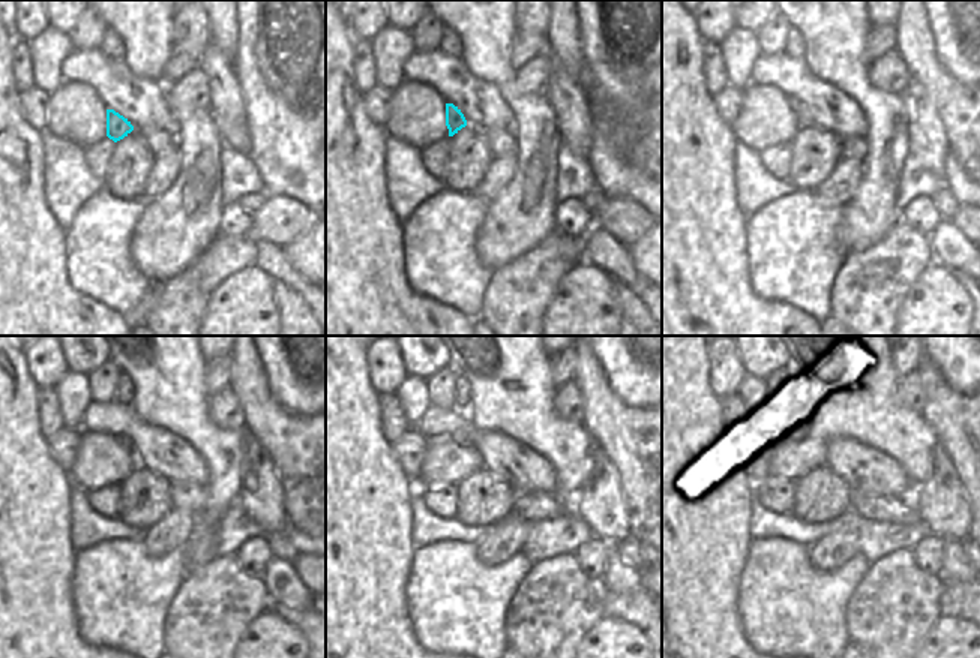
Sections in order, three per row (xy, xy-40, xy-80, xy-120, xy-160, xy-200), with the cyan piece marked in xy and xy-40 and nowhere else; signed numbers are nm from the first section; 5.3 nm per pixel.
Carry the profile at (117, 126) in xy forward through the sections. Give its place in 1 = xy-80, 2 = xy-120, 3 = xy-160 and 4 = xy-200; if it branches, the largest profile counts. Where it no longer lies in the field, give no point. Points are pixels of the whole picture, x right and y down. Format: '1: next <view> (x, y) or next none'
1: next xy-80 (800, 111)
2: next xy-120 (126, 442)
3: next xy-160 (464, 436)
4: next xy-200 (797, 429)

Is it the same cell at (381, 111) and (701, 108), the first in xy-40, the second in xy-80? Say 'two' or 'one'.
two

